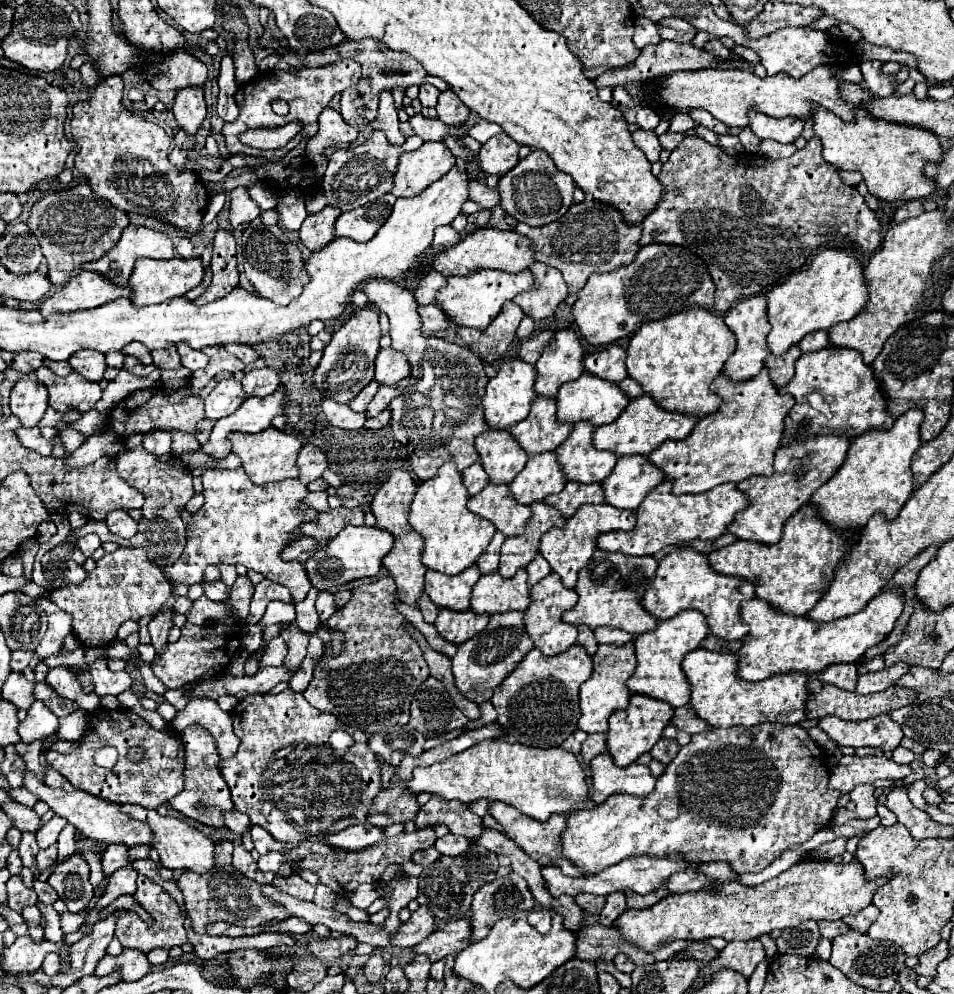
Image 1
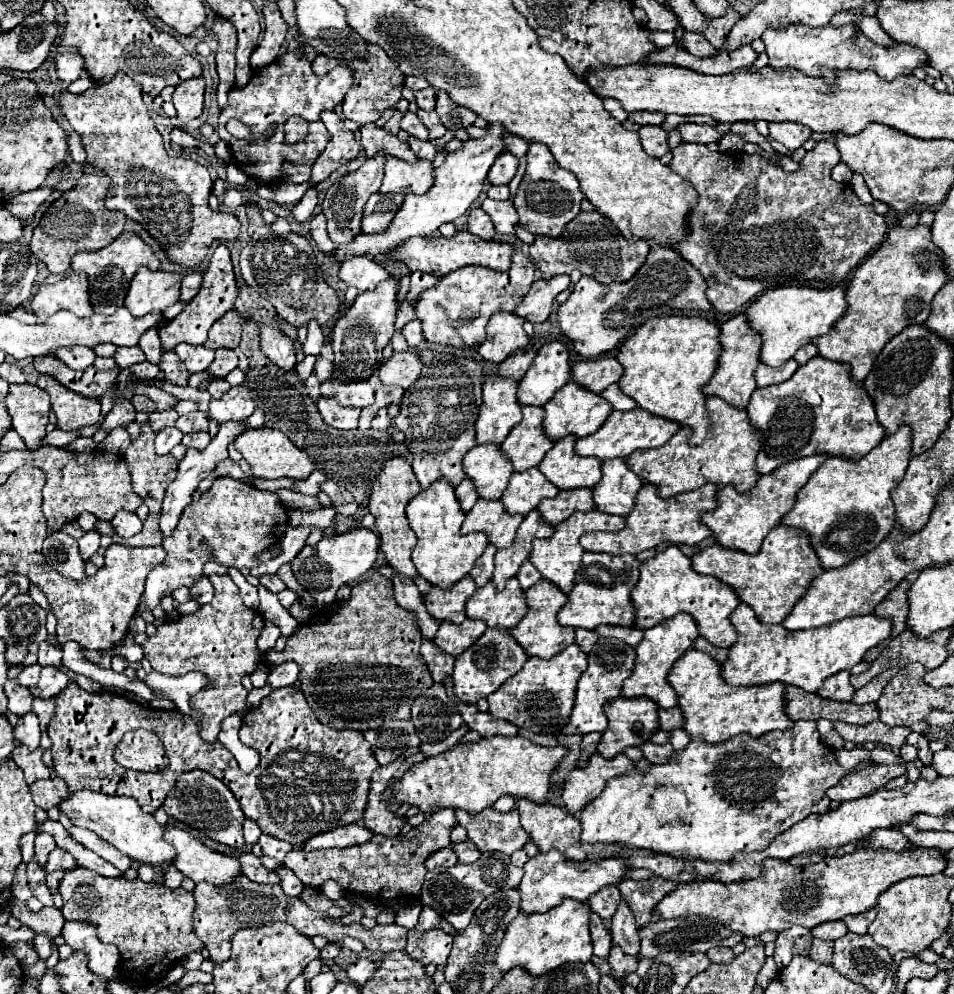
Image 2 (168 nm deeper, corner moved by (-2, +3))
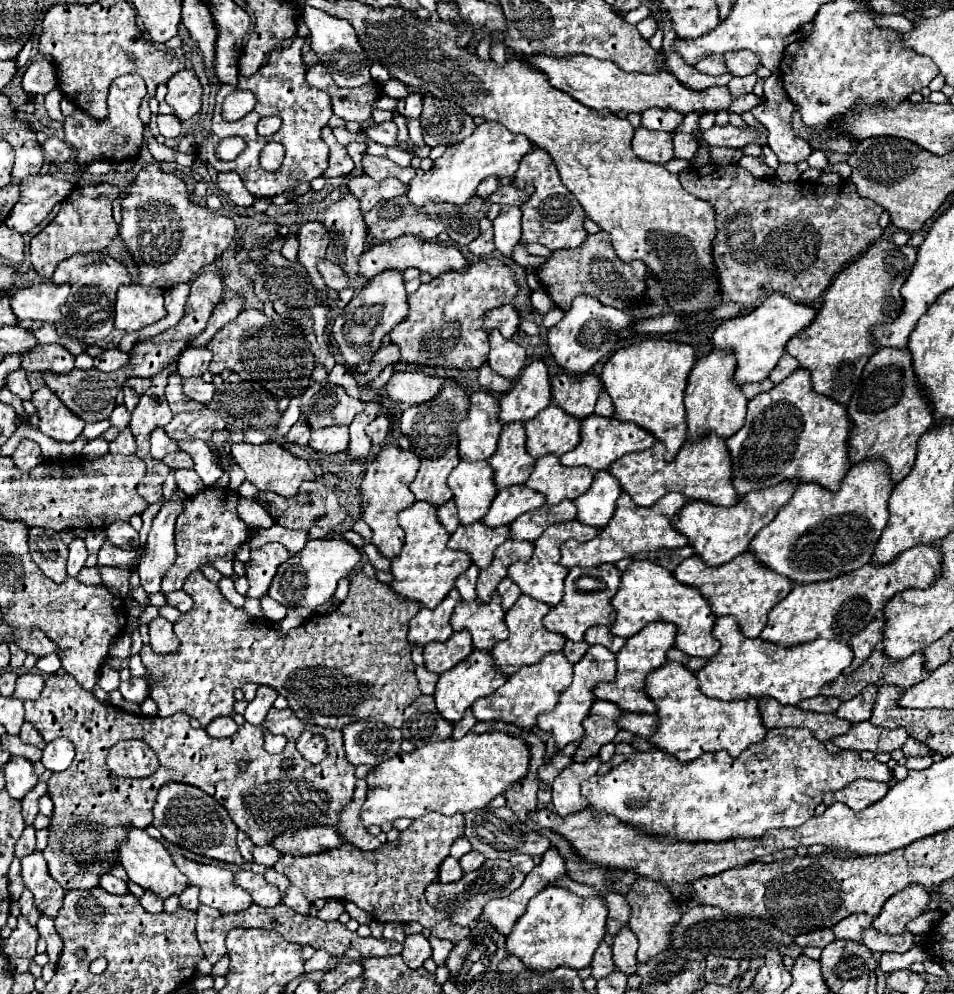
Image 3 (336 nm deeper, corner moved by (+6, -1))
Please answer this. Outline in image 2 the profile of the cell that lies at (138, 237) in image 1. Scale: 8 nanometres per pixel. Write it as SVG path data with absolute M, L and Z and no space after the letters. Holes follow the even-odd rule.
M124 231L116 241L112 241L108 247L100 249L100 251L90 251L90 253L76 253L72 257L72 269L74 271L84 271L90 279L90 297L92 297L92 305L96 309L96 313L114 313L116 307L122 305L128 285L134 277L134 273L142 267L148 265L150 269L158 269L160 267L160 259L156 257L154 249L150 245L146 245L136 233L128 233Z

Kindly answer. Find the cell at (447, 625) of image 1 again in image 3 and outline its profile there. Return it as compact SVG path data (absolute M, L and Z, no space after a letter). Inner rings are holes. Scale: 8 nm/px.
M466 631L454 633L448 641L424 645L424 665L432 673L444 673L472 653L472 641Z

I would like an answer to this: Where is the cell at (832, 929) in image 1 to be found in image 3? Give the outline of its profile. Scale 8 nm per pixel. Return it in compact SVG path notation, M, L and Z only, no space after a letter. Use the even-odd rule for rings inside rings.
M820 929L820 931L812 931L808 935L796 937L796 945L800 945L800 947L820 947L820 949L824 949L832 941L834 941L832 929Z

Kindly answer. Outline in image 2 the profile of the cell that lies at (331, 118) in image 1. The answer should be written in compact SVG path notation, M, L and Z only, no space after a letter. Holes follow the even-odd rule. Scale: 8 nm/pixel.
M324 111L322 123L326 125L326 129L330 131L332 137L330 137L324 153L320 153L320 157L316 157L316 161L312 165L312 175L308 181L312 187L316 187L324 179L328 179L332 171L336 171L342 163L354 159L360 151L356 133L344 125L344 121L336 115L336 111Z

